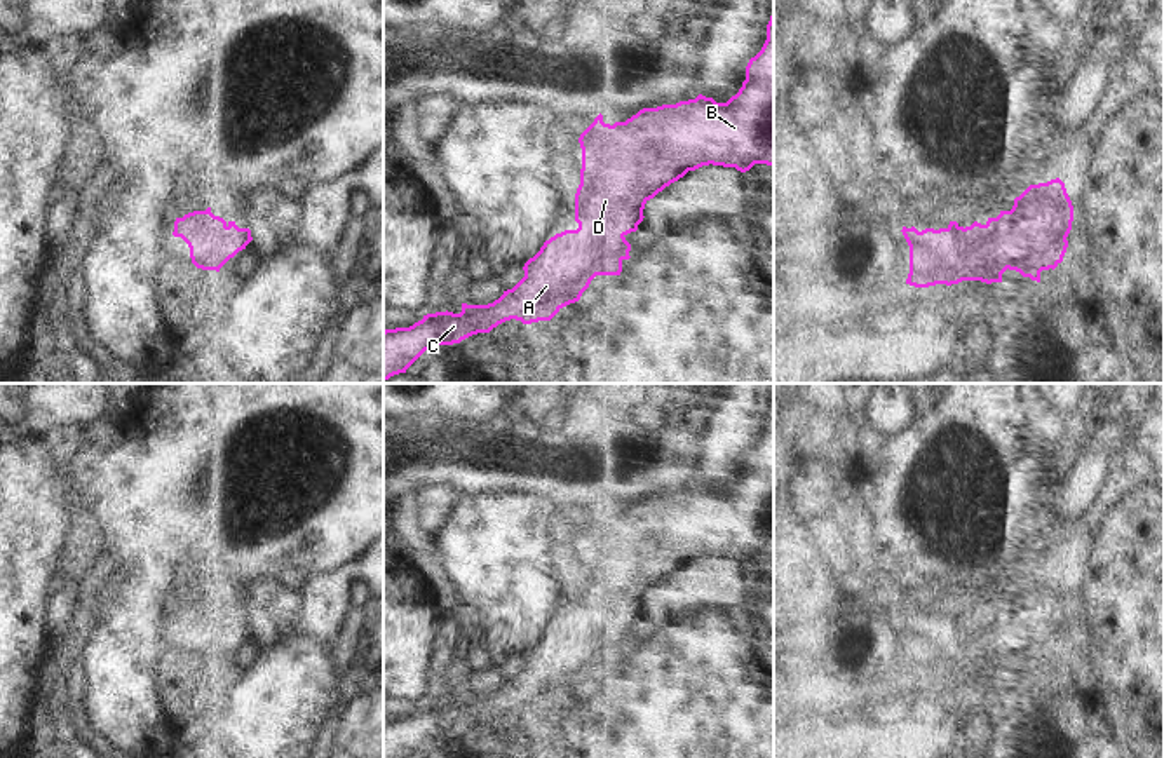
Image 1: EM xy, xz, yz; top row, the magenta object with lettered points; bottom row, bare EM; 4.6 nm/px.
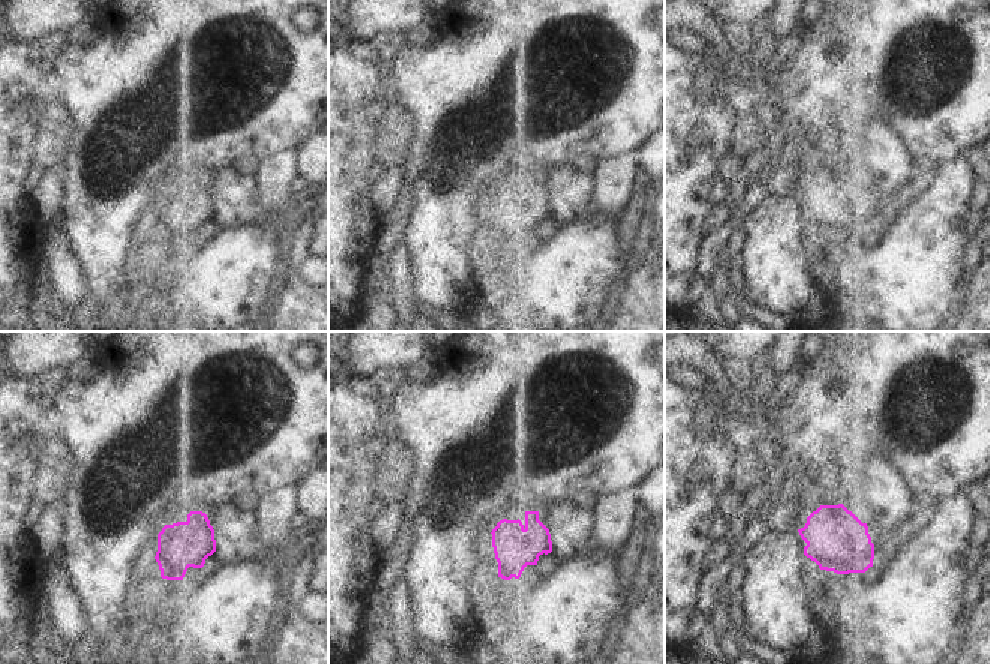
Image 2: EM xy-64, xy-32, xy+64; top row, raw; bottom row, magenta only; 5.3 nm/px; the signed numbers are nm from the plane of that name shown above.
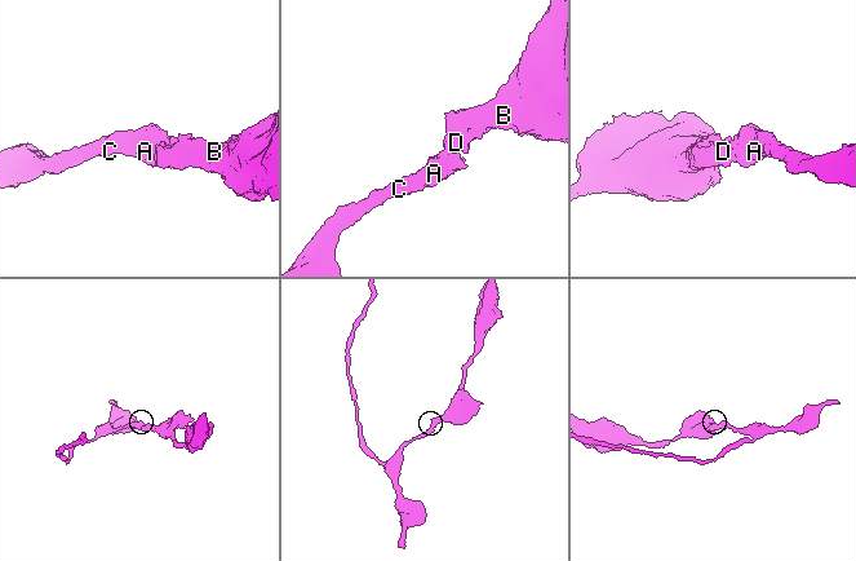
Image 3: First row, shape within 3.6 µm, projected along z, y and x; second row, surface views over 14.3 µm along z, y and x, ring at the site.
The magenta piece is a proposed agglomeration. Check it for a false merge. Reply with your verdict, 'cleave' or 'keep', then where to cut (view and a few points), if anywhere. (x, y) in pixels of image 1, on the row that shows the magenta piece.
keep; no cut

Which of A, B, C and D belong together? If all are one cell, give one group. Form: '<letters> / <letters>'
A B C D

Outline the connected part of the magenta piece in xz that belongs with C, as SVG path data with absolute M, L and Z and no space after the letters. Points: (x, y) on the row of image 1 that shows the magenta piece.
M774 7L767 24L767 40L761 51L749 59L742 87L727 103L716 103L713 98L699 94L695 99L676 105L643 108L626 122L615 122L613 125L605 124L599 113L580 134L579 143L582 148L580 185L575 193L575 221L579 228L565 230L545 240L540 251L524 263L524 277L512 289L504 291L493 303L462 303L460 314L448 310L427 314L409 328L385 329L383 382L394 375L406 373L425 350L460 343L477 333L490 333L505 321L516 319L523 324L551 321L563 307L579 301L596 275L620 275L622 261L631 258L631 244L626 240L626 235L638 230L645 218L645 204L688 171L709 164L735 167L741 173L749 171L755 164L774 167Z

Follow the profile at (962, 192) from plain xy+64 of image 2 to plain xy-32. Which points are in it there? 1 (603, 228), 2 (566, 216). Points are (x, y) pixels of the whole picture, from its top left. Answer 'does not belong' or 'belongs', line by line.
1: belongs
2: does not belong

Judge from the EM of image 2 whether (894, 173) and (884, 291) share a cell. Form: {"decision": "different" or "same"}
{"decision": "different"}

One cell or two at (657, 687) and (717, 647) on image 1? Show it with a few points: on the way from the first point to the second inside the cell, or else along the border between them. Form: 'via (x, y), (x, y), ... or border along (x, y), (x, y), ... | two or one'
via (671, 687), (703, 657) | one

